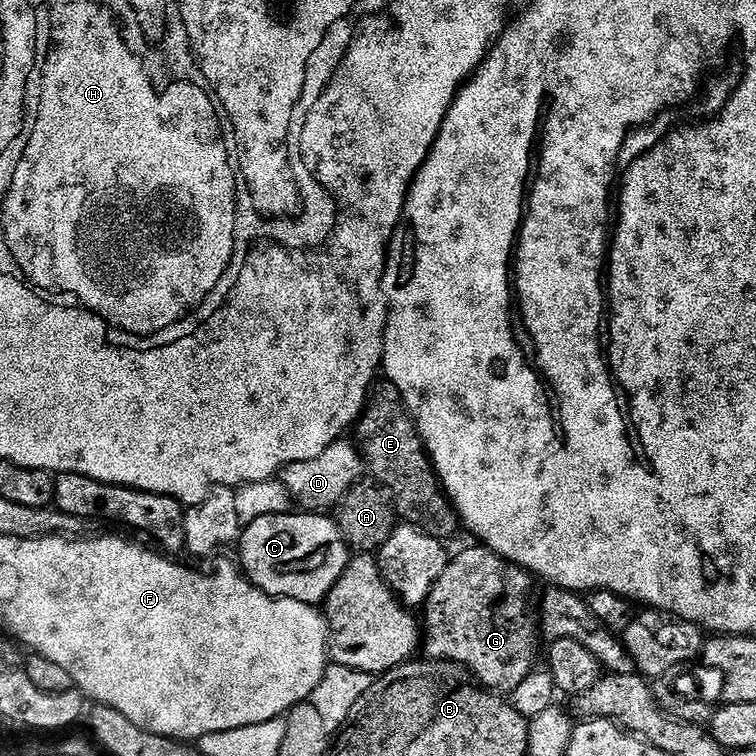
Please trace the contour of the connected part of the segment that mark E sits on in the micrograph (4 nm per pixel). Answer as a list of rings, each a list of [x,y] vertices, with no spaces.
[[[384,378],[373,387],[363,414],[360,415],[360,419],[354,425],[355,432],[354,440],[360,449],[360,455],[367,471],[392,493],[396,502],[397,517],[405,525],[420,527],[435,540],[451,541],[451,536],[456,531],[461,531],[460,516],[454,511],[448,493],[445,492],[444,485],[440,482],[440,475],[437,474],[435,466],[432,465],[432,459],[424,450],[424,439],[420,437],[420,431],[416,428],[416,423],[412,421],[407,406],[404,405],[404,399],[398,386],[394,386]]]

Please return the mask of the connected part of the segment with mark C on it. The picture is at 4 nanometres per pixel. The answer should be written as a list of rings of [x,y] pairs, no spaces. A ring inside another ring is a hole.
[[[307,510],[274,513],[243,525],[239,548],[243,575],[267,596],[281,596],[313,606],[328,597],[350,559],[350,549],[335,519]]]

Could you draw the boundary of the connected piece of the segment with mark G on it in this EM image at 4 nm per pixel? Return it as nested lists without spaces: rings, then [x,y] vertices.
[[[475,546],[476,548],[464,548],[460,553],[453,555],[448,561],[446,570],[442,570],[442,574],[438,578],[438,582],[434,582],[434,586],[428,595],[427,604],[423,605],[422,613],[422,652],[429,660],[449,660],[454,664],[463,664],[473,677],[483,687],[497,694],[511,694],[518,686],[518,682],[522,682],[522,678],[526,678],[537,667],[536,655],[542,652],[542,633],[538,627],[538,616],[534,611],[534,596],[532,600],[532,583],[533,577],[525,568],[519,568],[516,564],[511,564],[509,560],[502,559],[496,552],[483,546]]]

